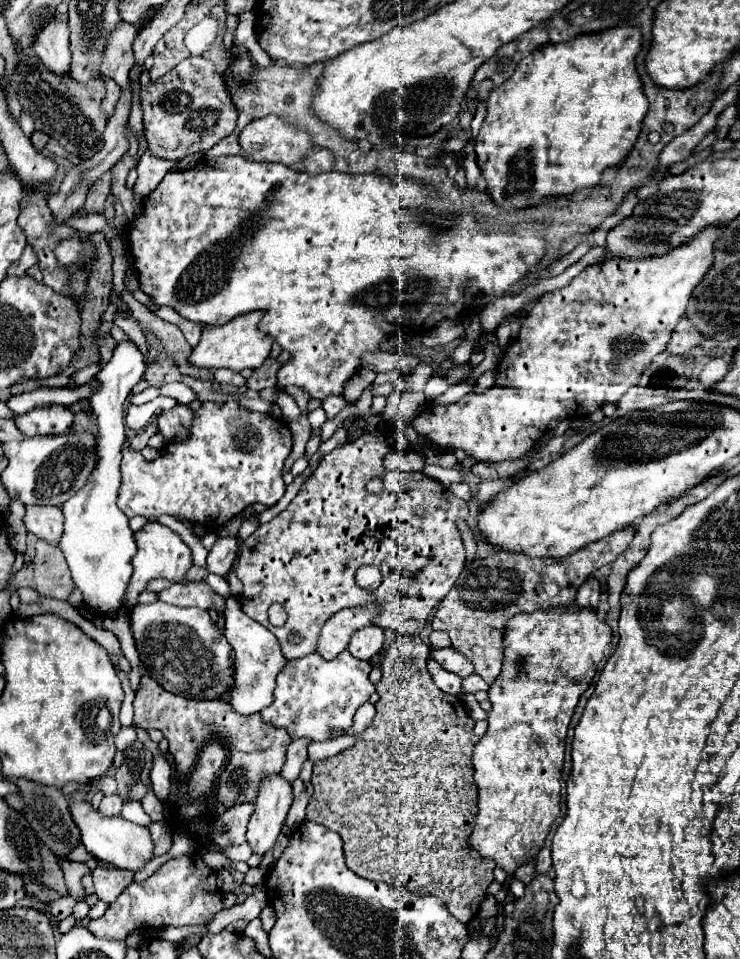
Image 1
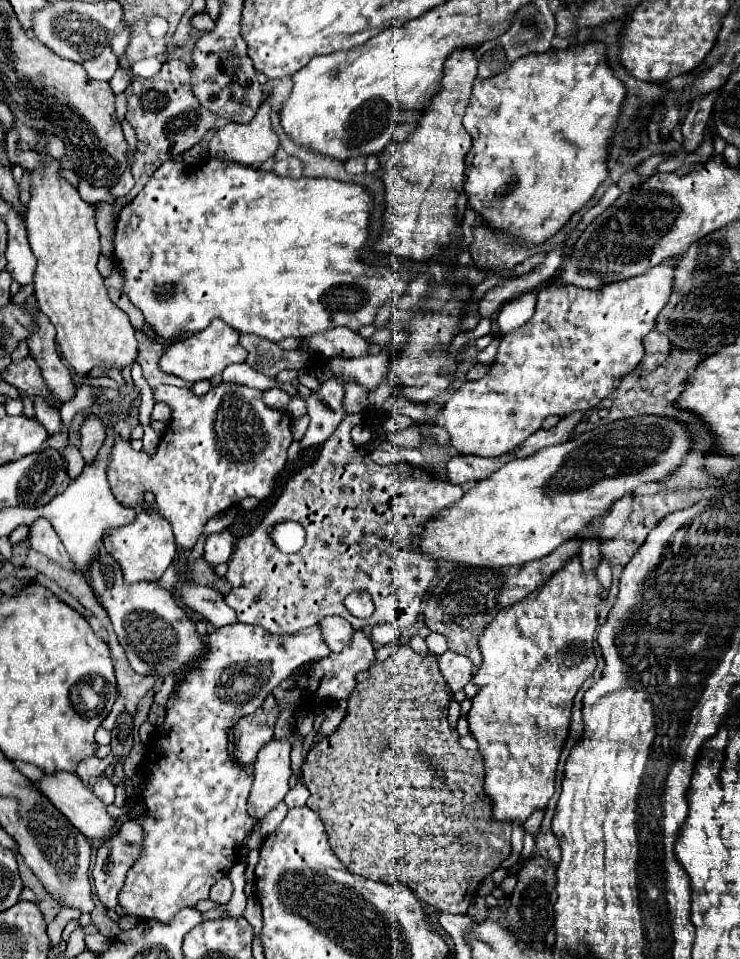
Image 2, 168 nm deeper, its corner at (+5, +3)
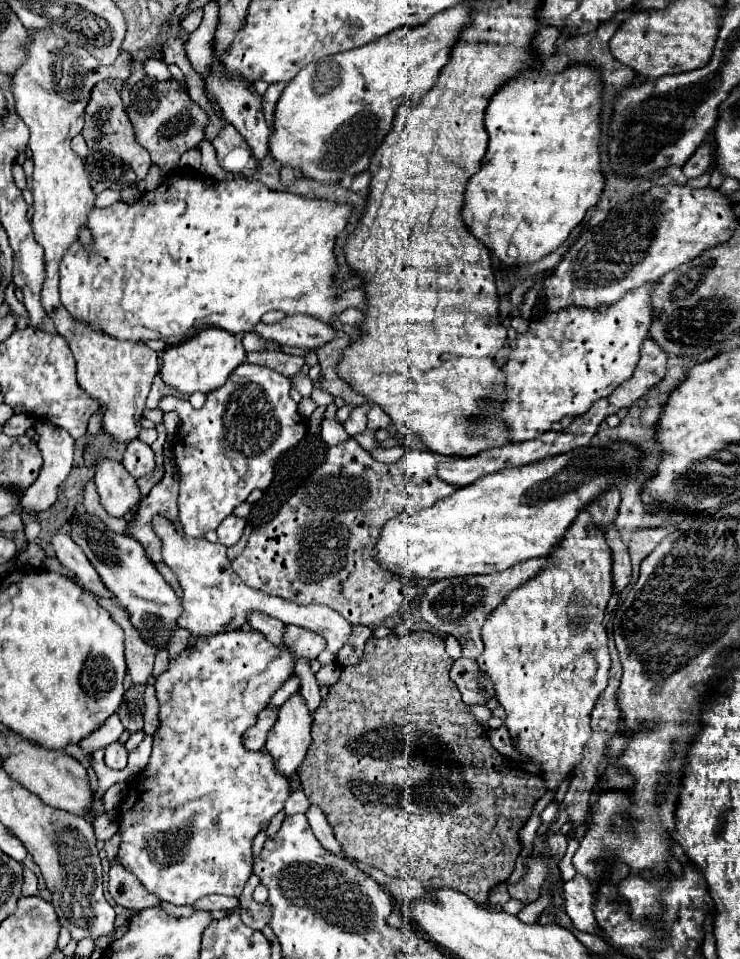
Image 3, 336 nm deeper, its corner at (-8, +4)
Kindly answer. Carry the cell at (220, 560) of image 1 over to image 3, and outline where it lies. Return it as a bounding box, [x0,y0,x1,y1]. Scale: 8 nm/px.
[216,515,246,547]

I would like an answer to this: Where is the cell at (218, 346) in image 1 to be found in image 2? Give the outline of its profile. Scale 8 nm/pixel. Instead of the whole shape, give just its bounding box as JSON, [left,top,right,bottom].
[159,320,247,382]

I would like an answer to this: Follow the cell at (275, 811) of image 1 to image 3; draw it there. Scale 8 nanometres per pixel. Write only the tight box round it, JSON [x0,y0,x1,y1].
[266,693,312,779]

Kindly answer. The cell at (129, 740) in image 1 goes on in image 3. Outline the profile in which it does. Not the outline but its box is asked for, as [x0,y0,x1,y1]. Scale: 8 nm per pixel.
[80,715,124,753]

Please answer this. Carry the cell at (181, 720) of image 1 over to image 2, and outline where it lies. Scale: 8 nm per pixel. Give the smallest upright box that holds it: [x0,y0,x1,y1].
[233,694,279,766]

